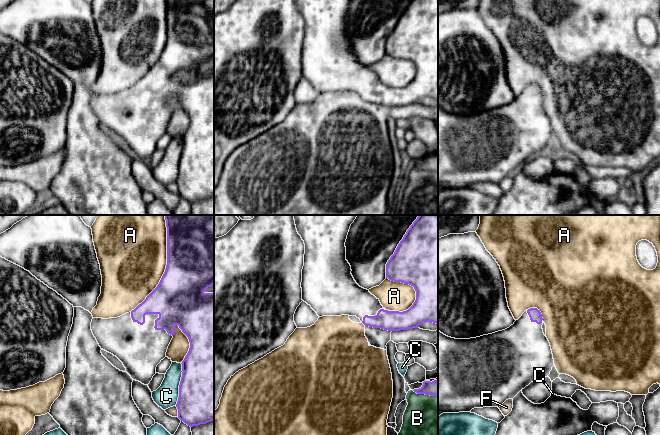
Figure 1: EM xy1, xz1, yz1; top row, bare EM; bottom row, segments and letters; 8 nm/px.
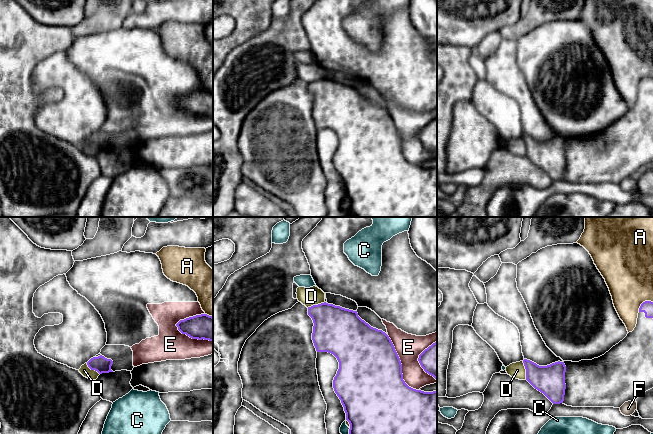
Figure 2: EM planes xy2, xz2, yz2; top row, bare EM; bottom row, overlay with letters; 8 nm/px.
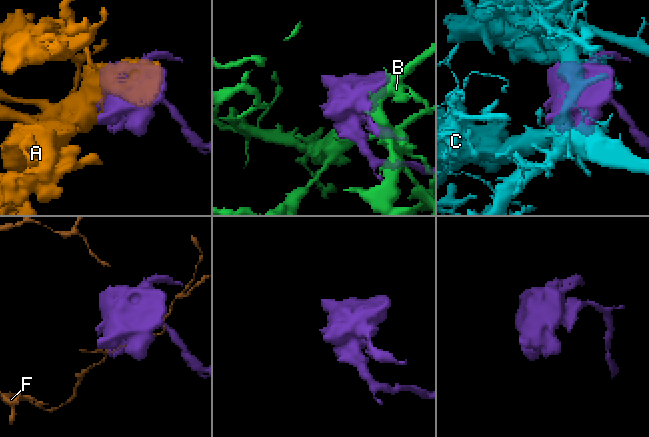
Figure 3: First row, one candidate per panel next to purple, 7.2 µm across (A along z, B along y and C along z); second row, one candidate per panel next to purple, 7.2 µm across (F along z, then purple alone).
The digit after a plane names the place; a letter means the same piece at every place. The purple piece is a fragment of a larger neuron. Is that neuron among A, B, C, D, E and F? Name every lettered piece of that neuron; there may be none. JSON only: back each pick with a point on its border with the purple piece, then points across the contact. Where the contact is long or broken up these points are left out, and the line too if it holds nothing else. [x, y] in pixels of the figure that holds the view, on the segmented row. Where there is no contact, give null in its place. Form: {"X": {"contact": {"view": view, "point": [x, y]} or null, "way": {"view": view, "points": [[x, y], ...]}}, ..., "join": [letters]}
{"join": []}

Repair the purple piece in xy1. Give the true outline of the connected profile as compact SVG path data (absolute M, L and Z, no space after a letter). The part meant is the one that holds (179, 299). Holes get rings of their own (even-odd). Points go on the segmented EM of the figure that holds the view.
M165 215L167 265L157 287L134 310L117 318L93 318L91 330L101 349L116 356L133 380L148 385L157 365L166 357L178 325L188 337L190 348L182 361L182 377L176 404L178 418L190 427L214 420L214 293L204 291L214 285L214 215Z

